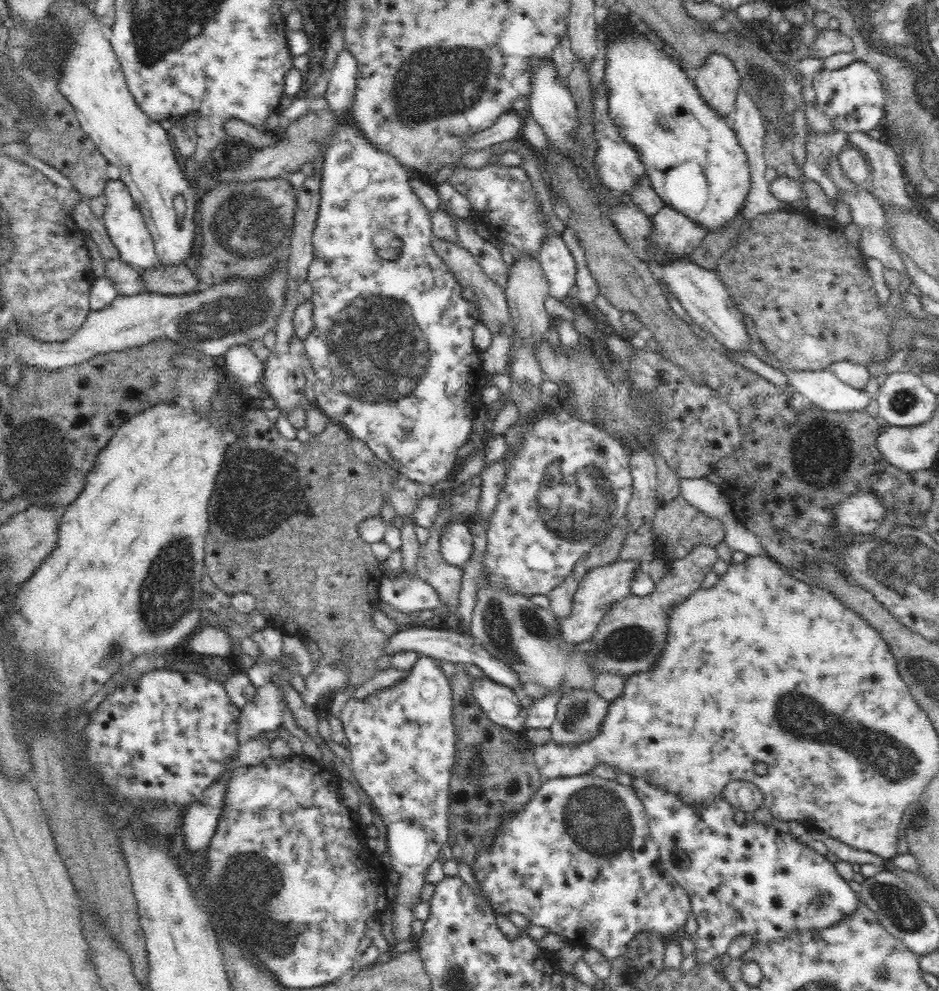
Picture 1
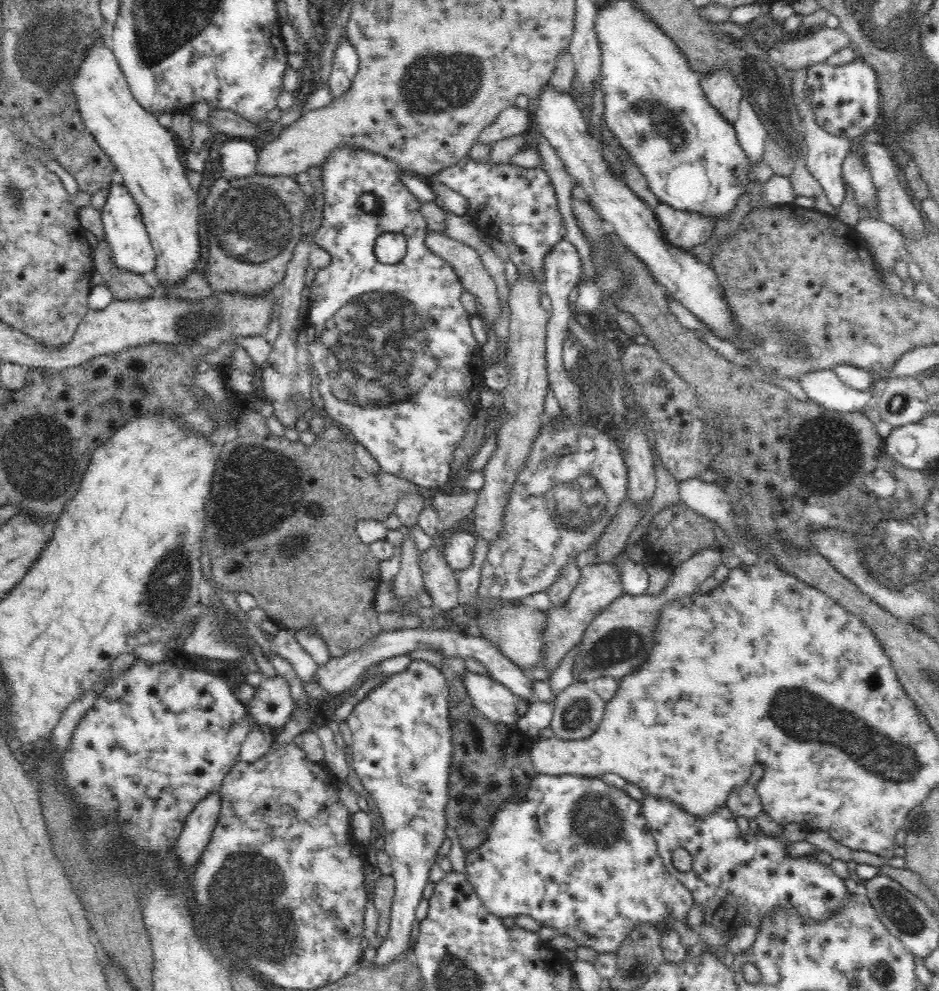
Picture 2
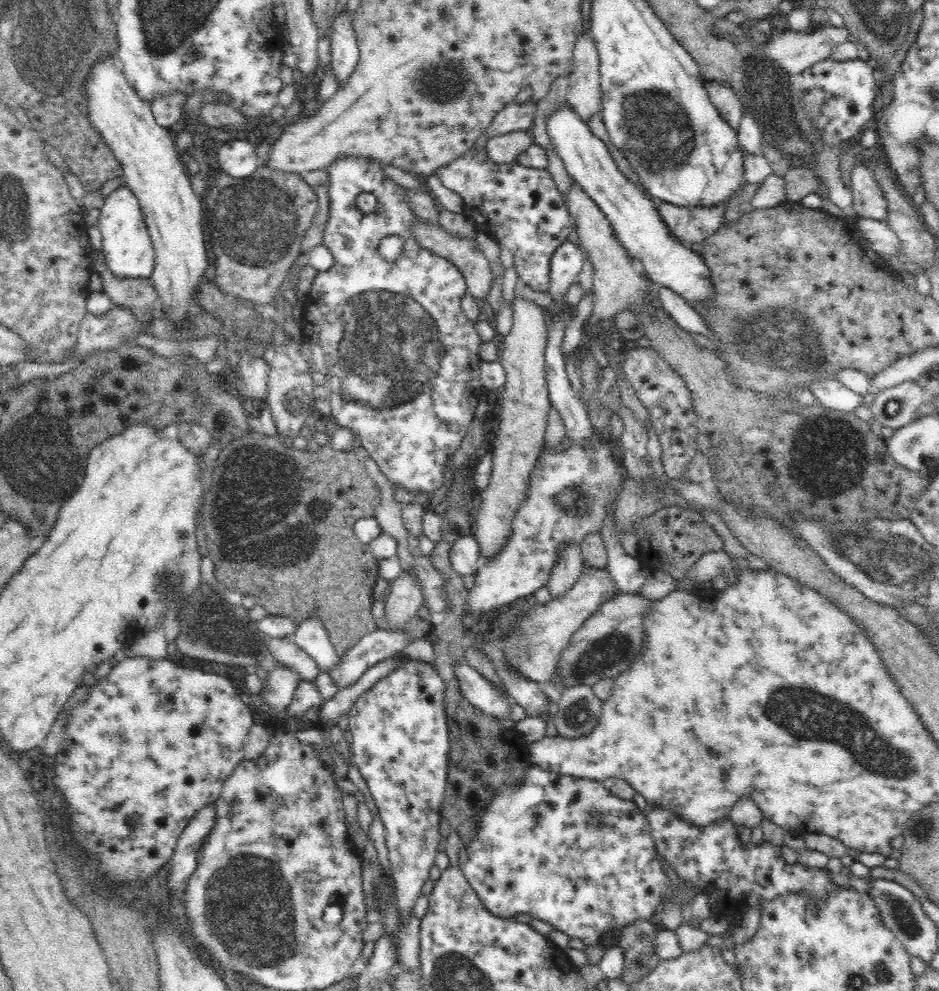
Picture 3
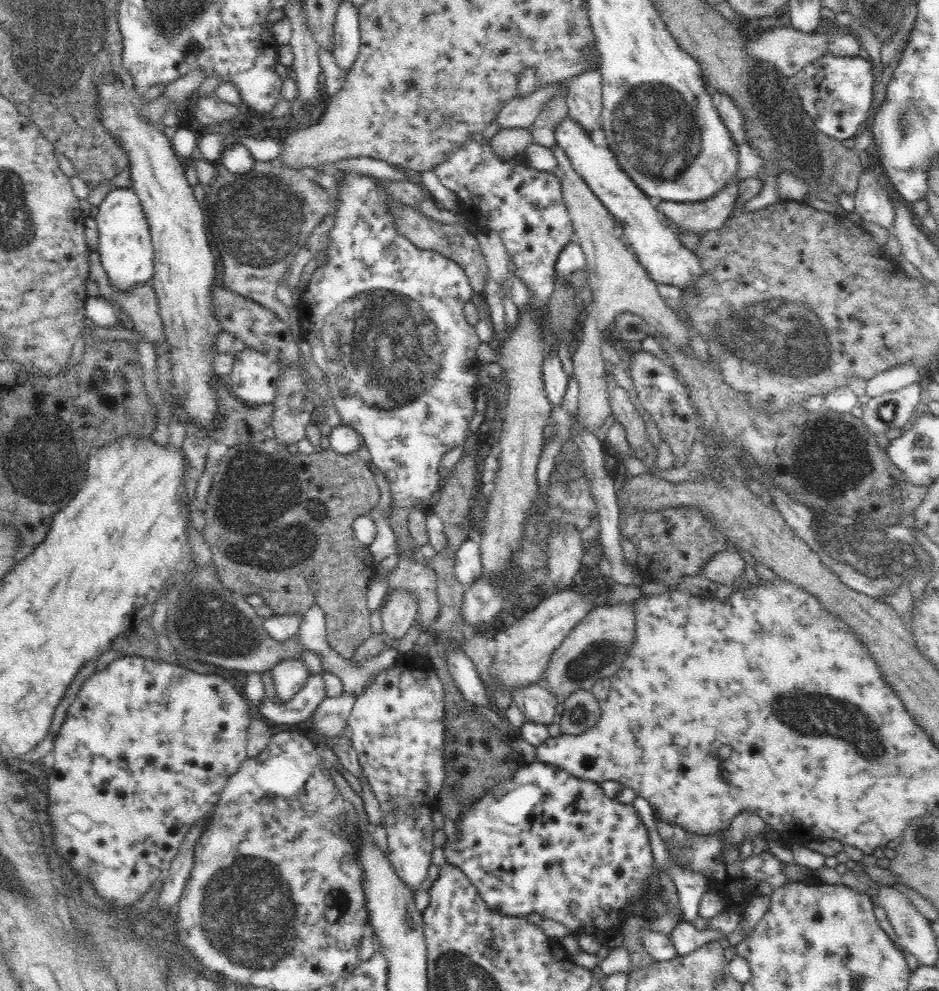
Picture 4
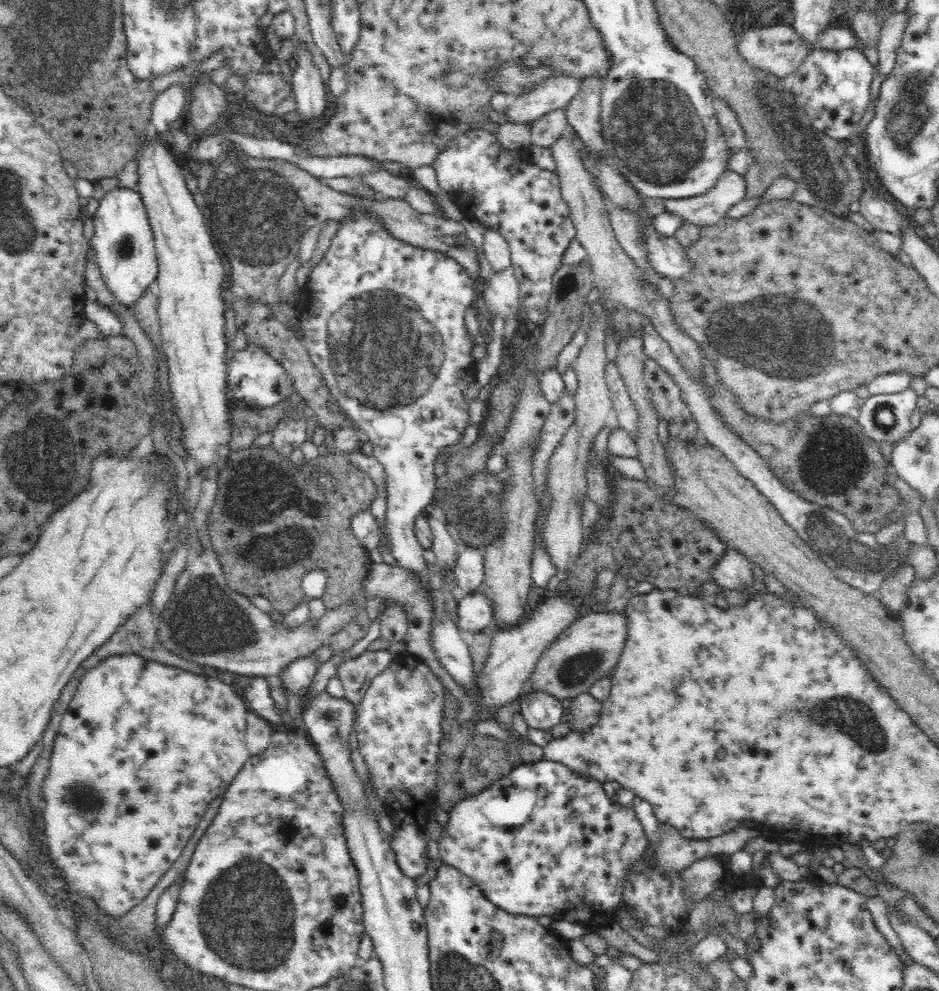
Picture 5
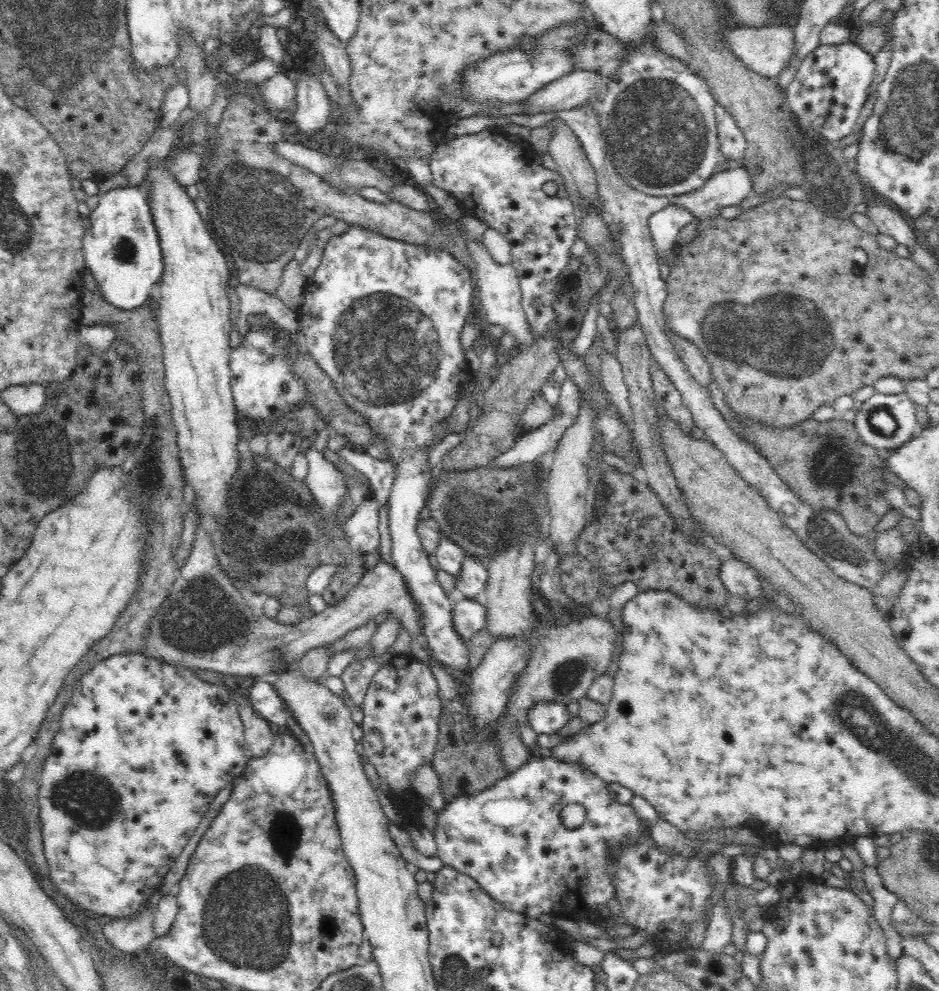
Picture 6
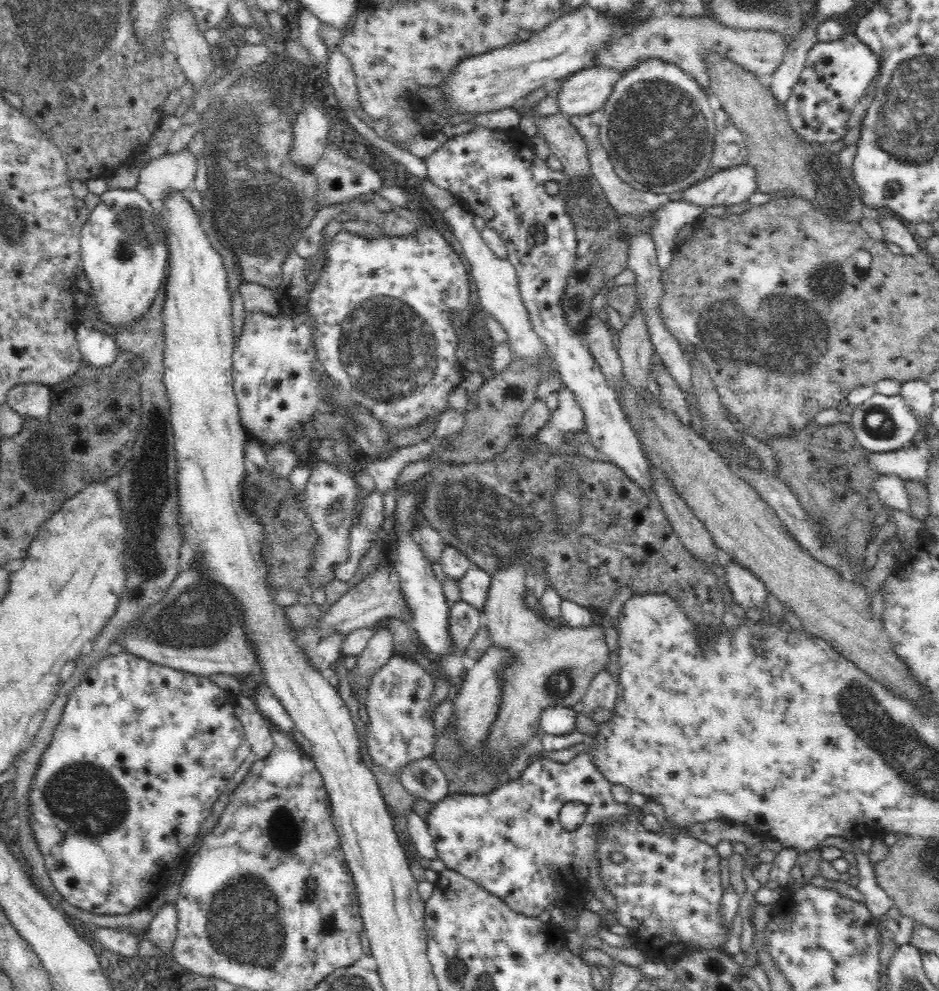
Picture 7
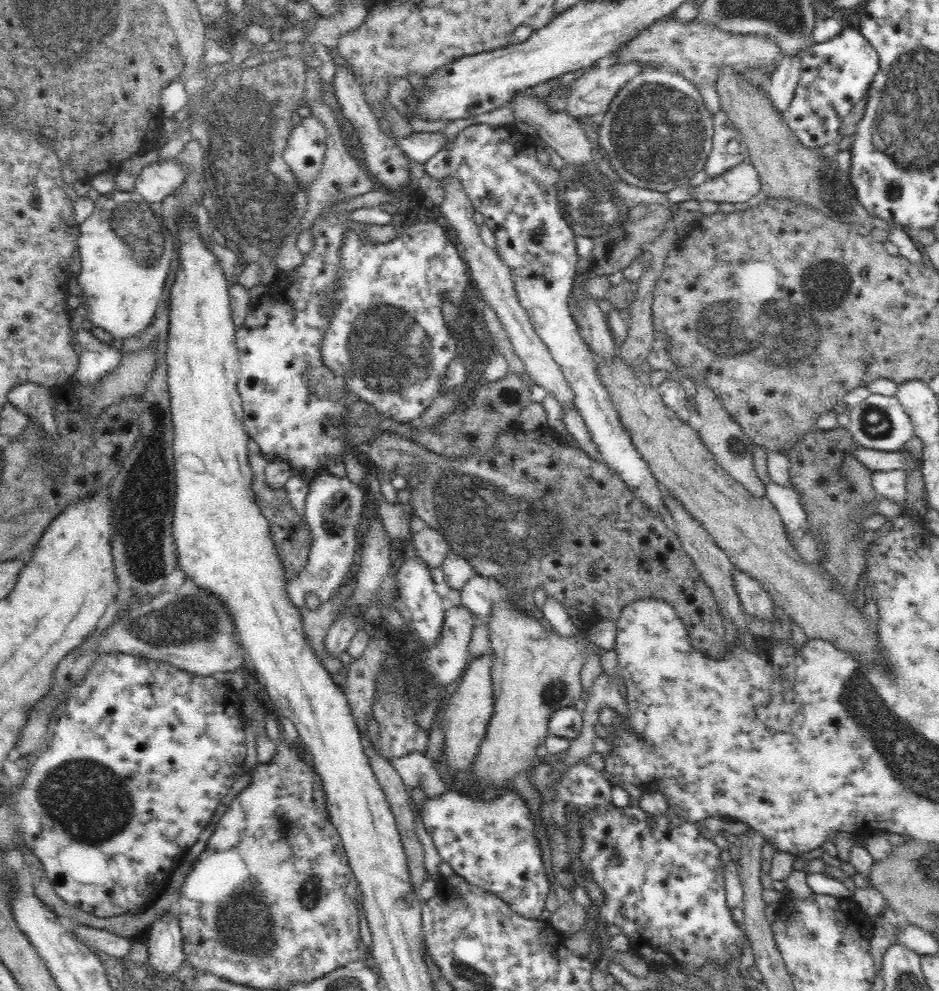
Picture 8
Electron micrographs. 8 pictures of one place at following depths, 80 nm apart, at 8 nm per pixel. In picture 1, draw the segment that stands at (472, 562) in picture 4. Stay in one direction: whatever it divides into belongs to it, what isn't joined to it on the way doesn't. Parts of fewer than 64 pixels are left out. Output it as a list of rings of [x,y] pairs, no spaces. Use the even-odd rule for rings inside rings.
[[[447,522],[440,537],[440,550],[444,560],[451,565],[463,568],[470,560],[473,548],[473,534],[462,522]]]

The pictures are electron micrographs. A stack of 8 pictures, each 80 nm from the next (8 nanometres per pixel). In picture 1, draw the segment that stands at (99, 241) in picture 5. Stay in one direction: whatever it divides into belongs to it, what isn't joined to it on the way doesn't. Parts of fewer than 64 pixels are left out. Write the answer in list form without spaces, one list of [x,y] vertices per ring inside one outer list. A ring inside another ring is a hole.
[[[109,179],[106,182],[104,200],[106,204],[101,220],[108,231],[108,235],[110,235],[110,239],[112,239],[112,243],[119,251],[122,263],[128,265],[136,272],[152,270],[158,264],[154,241],[142,218],[142,211],[132,198],[126,184],[121,179]]]

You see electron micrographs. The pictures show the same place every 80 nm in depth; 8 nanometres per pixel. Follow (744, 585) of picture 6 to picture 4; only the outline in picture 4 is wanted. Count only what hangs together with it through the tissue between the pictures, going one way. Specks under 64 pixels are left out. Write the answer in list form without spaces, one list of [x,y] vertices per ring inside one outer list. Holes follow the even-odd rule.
[[[726,548],[708,558],[702,573],[714,583],[730,586],[736,580],[745,581],[745,565],[746,563],[736,551]]]

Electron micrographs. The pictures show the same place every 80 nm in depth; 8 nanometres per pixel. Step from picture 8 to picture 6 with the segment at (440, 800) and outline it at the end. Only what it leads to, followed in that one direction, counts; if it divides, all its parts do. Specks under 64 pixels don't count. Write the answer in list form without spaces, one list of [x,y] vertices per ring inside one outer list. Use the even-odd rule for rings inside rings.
[[[530,756],[526,761],[526,764],[520,766],[511,772],[507,777],[502,778],[498,784],[493,784],[486,790],[479,792],[475,795],[460,796],[454,798],[452,802],[448,802],[444,806],[444,810],[437,816],[437,823],[433,830],[435,842],[437,844],[436,855],[442,860],[446,866],[451,866],[459,872],[470,876],[484,892],[487,892],[492,898],[501,902],[508,910],[514,912],[524,913],[528,918],[537,918],[541,914],[550,914],[553,918],[559,919],[562,923],[575,925],[578,919],[587,918],[592,922],[599,924],[603,918],[595,911],[598,906],[606,906],[608,902],[615,898],[616,887],[614,883],[616,881],[616,861],[612,861],[608,854],[610,854],[610,848],[618,846],[618,844],[634,844],[636,842],[636,836],[638,832],[645,829],[641,819],[638,818],[634,807],[631,804],[620,804],[616,802],[610,795],[607,787],[607,782],[604,782],[599,776],[596,776],[591,770],[588,770],[583,764],[577,762],[560,761],[554,757],[544,756]],[[566,804],[580,804],[586,809],[586,818],[575,829],[564,828],[562,824],[562,817],[560,812]]]

